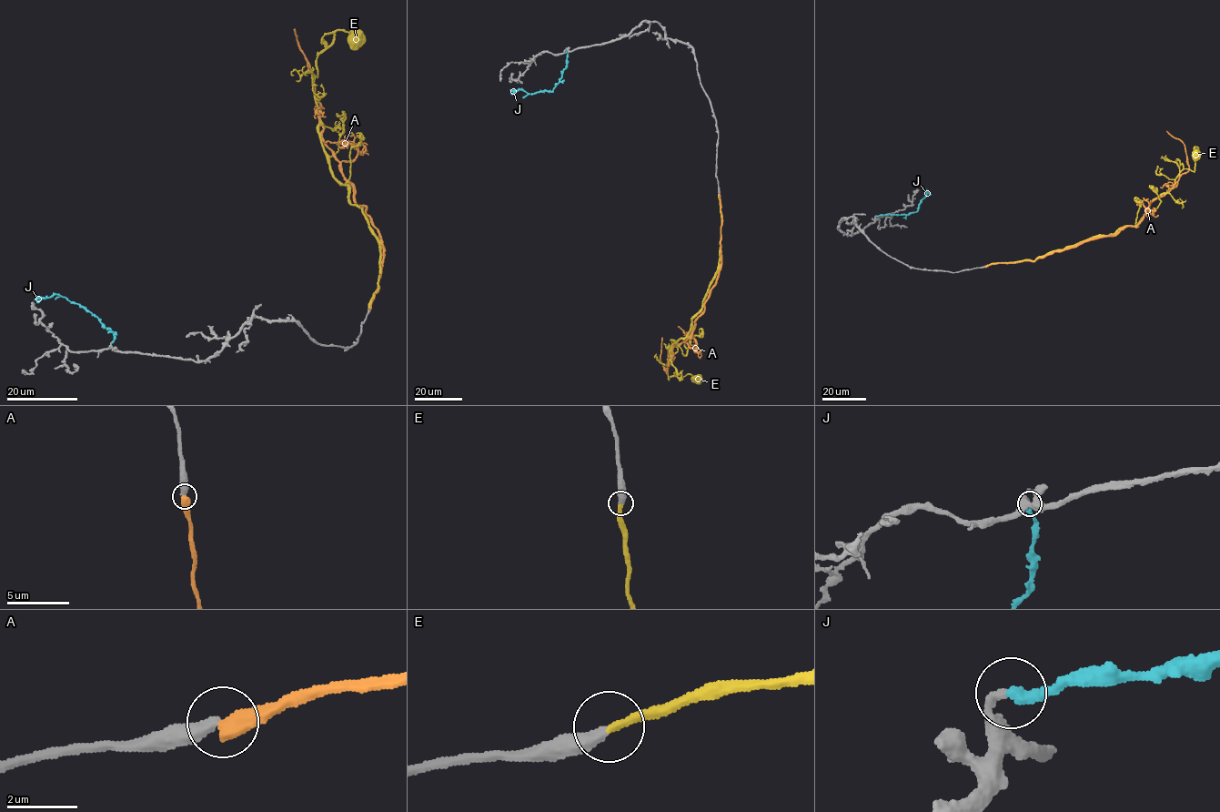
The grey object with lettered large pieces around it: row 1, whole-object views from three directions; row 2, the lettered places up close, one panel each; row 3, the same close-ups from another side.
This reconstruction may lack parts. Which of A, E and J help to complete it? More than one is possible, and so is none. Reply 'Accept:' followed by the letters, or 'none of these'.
Accept: E, J

